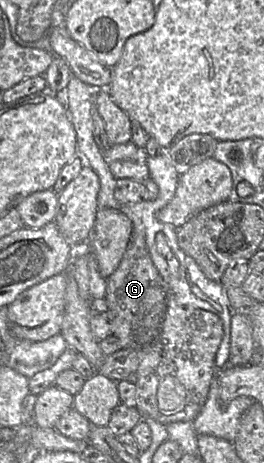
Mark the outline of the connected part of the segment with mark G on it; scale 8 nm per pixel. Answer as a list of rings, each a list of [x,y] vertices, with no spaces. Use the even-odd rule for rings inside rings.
[[[135,228],[117,269],[106,278],[105,301],[112,313],[113,336],[121,341],[123,349],[133,349],[138,355],[135,407],[143,420],[154,419],[166,426],[174,422],[193,422],[219,371],[216,354],[223,337],[220,317],[177,301],[151,259],[145,232]],[[166,375],[176,377],[186,391],[185,402],[173,411],[160,409],[157,401],[159,383]]]

